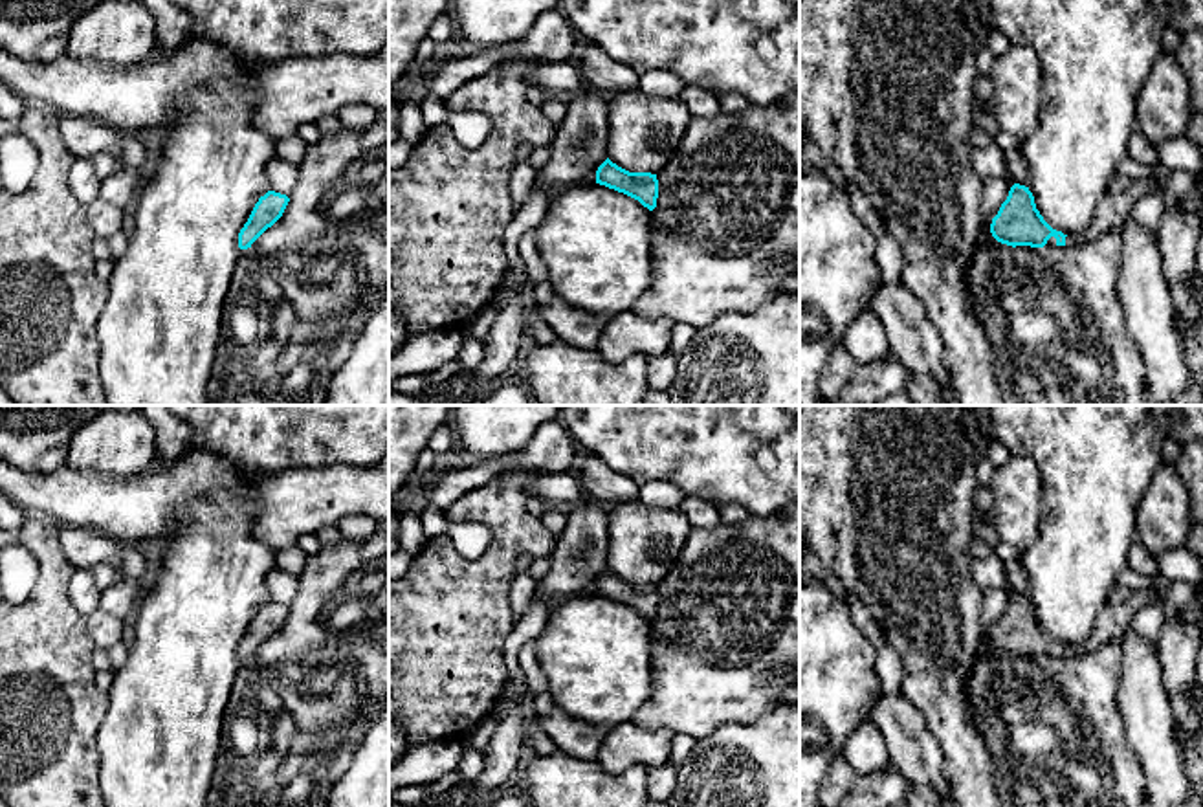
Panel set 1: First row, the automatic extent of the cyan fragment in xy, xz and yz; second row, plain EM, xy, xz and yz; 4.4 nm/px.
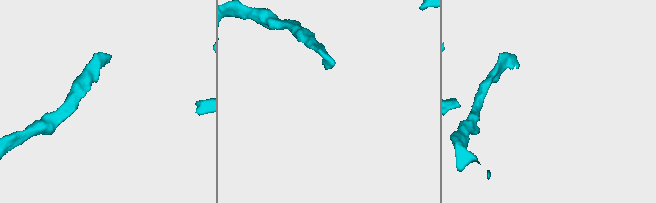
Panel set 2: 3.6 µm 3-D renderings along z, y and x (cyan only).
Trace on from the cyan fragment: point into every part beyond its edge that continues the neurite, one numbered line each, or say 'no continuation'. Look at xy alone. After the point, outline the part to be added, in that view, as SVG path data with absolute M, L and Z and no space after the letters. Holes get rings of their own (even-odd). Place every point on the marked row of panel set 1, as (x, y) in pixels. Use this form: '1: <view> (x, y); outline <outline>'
no continuation

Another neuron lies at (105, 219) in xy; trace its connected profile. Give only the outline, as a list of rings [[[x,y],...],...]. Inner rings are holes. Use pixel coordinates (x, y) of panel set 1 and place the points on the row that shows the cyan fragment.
[[[95,198],[88,209],[88,224],[97,238],[112,238],[116,233],[128,227],[128,211],[116,207],[101,198]]]

